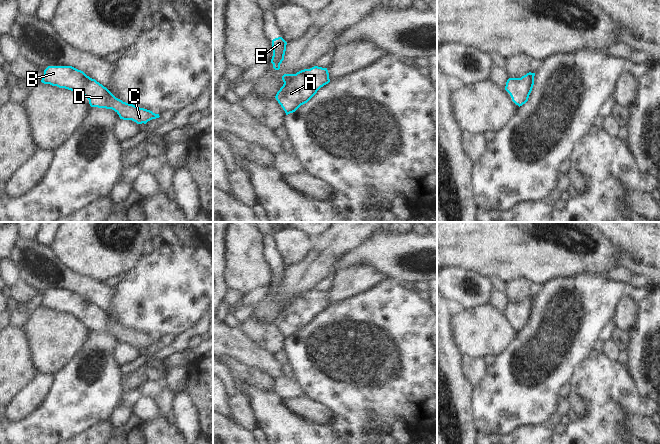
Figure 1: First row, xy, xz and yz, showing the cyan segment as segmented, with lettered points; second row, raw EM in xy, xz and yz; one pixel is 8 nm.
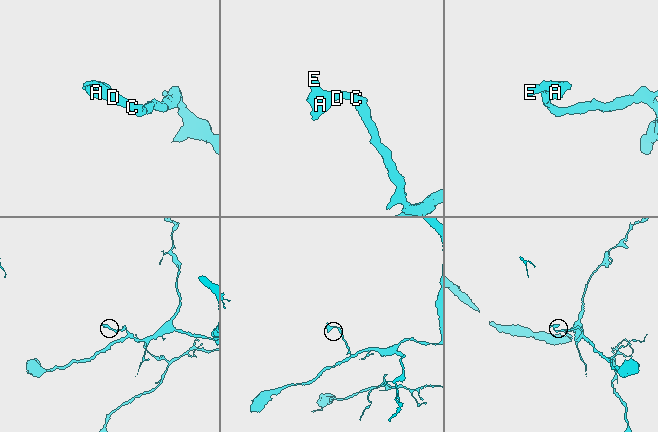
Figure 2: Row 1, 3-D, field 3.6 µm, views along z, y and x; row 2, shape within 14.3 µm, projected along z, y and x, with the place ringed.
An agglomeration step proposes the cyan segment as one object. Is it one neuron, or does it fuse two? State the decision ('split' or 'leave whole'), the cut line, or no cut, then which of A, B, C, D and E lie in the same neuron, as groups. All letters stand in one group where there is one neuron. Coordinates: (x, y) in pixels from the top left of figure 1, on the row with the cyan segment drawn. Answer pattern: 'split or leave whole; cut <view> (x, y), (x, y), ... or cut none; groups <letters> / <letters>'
leave whole; cut none; groups A B C D E

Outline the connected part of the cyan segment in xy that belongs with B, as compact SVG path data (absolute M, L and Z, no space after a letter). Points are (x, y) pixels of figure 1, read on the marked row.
M48 66L44 70L41 82L84 95L89 100L91 107L112 109L123 120L146 124L148 121L160 117L159 114L155 114L150 110L116 98L102 84L72 66Z

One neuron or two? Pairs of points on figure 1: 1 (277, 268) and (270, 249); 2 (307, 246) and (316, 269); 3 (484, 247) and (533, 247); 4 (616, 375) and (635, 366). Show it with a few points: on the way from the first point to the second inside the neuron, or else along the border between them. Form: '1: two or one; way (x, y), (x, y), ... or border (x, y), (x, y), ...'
1: one; way (277, 263), (273, 254)
2: two; border (315, 246), (303, 261), (291, 266)
3: one; way (496, 247), (521, 247)
4: two; border (627, 368), (638, 390)

